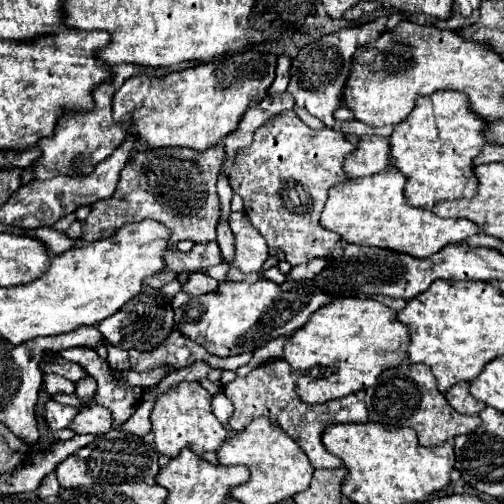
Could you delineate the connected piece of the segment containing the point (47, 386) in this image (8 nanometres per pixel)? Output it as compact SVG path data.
M48 374L42 378L42 388L48 392L48 396L54 396L54 394L74 394L76 386L74 382L66 380L64 376L58 376L58 374Z

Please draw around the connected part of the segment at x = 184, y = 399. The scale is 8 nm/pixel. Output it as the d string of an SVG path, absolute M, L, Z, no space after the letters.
M180 382L162 396L158 396L150 414L156 450L168 458L176 458L182 448L190 448L198 456L204 452L216 452L226 440L226 430L212 414L210 400L212 394L204 390L200 382Z

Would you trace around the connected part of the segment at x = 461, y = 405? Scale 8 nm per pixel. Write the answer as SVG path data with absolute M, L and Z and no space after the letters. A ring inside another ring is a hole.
M458 382L458 384L454 384L444 396L446 396L448 404L450 404L456 412L460 412L460 414L480 414L482 408L484 408L482 402L478 402L474 396L470 396L470 392L468 392L468 382Z

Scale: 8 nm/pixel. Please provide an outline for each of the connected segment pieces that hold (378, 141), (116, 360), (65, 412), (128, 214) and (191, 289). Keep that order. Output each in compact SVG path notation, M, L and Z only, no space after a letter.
M362 136L356 144L356 152L344 160L344 172L348 178L372 176L390 166L388 156L388 138L380 136Z
M106 342L106 350L108 350L108 358L106 358L106 360L108 360L108 364L110 364L112 370L122 372L122 370L128 370L128 368L130 368L126 350L116 348L116 346L112 346L112 344L108 344L108 342Z
M48 400L48 404L44 404L44 420L48 420L48 428L52 428L52 430L70 426L70 422L74 420L76 414L78 414L76 408L62 406L54 400Z
M212 146L208 152L192 152L190 148L146 148L136 152L120 172L116 194L110 200L92 204L92 210L82 224L82 240L96 242L112 236L122 224L152 218L170 228L174 246L180 240L212 242L216 240L218 224L218 194L216 176L220 172L224 148Z
M194 272L186 284L182 284L182 290L192 296L202 296L208 292L214 292L218 288L218 282L210 278L206 272Z

